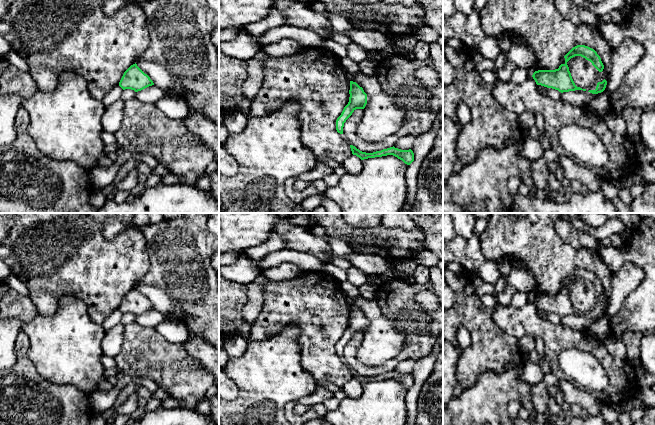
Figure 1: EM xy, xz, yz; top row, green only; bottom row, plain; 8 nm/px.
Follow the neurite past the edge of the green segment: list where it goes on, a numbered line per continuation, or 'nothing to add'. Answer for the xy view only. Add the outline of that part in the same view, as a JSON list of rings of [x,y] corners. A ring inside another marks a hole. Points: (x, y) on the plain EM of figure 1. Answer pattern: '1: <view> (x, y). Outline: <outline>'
nothing to add

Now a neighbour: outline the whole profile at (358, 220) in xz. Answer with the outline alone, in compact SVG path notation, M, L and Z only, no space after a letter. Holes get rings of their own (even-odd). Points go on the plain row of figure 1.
M342 213L344 221L355 228L370 228L381 224L385 213Z

